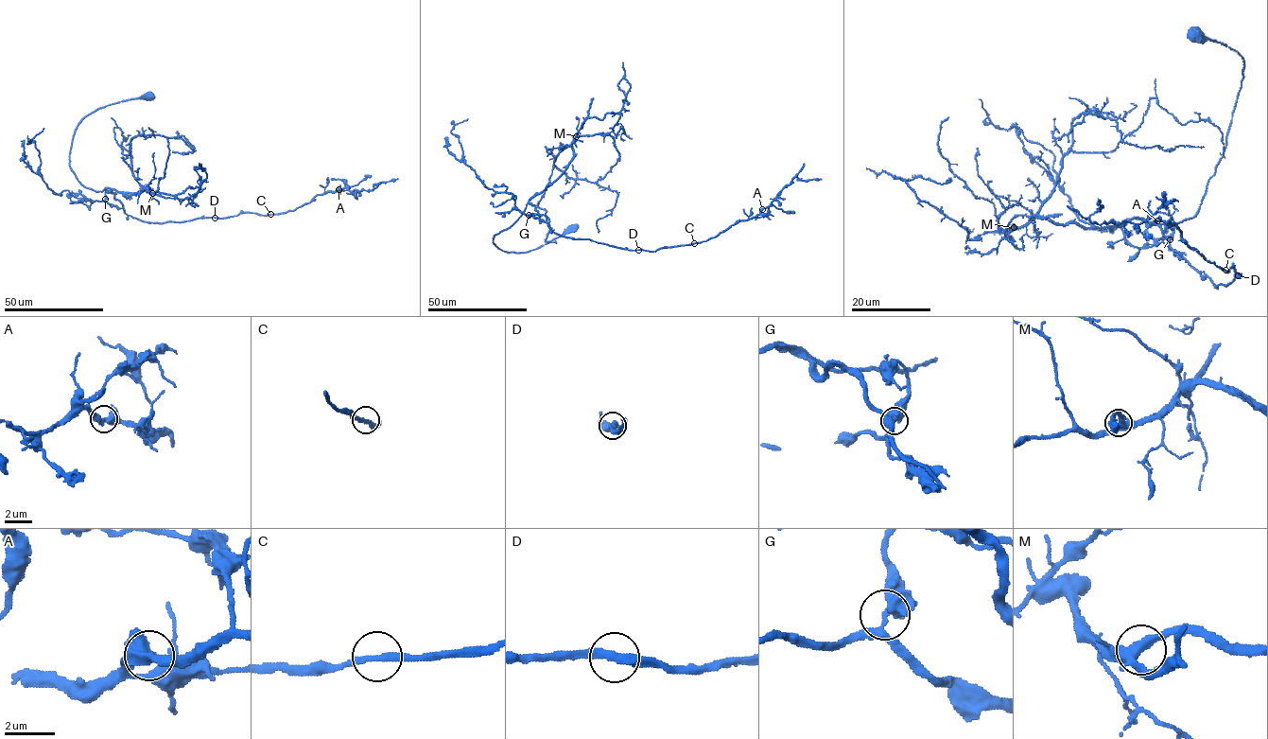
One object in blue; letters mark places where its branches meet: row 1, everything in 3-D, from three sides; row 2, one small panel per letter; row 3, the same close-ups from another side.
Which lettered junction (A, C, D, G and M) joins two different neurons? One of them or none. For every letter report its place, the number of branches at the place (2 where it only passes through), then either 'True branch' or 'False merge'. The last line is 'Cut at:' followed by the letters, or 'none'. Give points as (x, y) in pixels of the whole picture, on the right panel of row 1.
A: Place: (1157, 220). Branches: 2. True branch
C: Place: (1225, 270). Branches: 2. True branch
D: Place: (1238, 275). Branches: 2. True branch
G: Place: (1170, 239). Branches: 3. True branch
M: Place: (1014, 227). Branches: 3. True branch
Cut at: none

